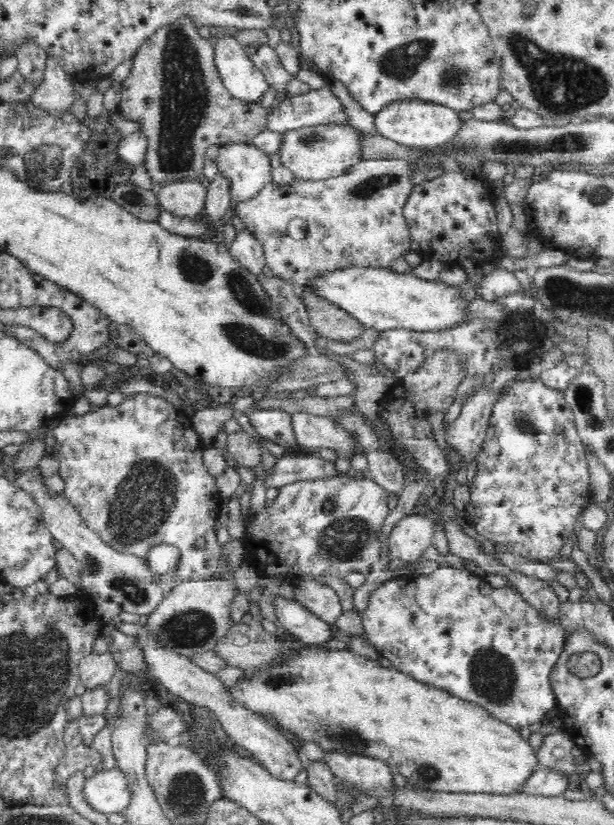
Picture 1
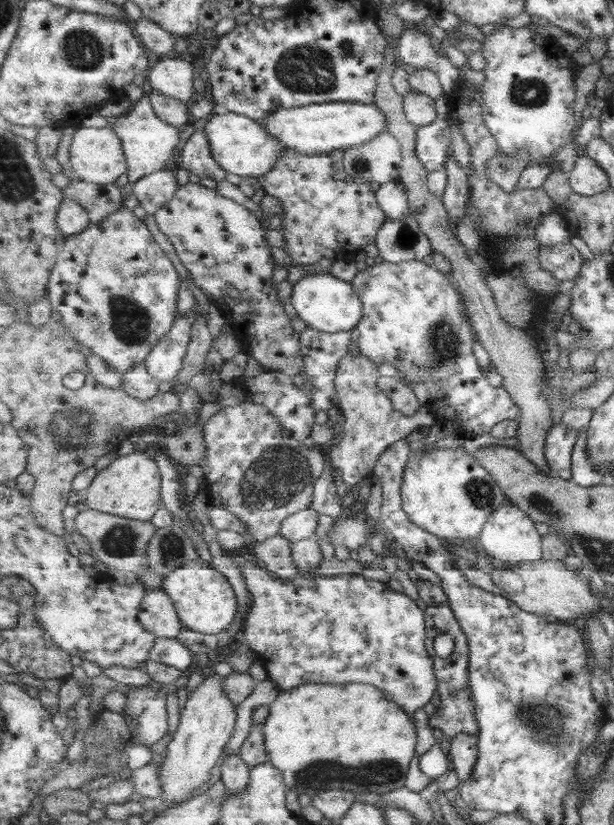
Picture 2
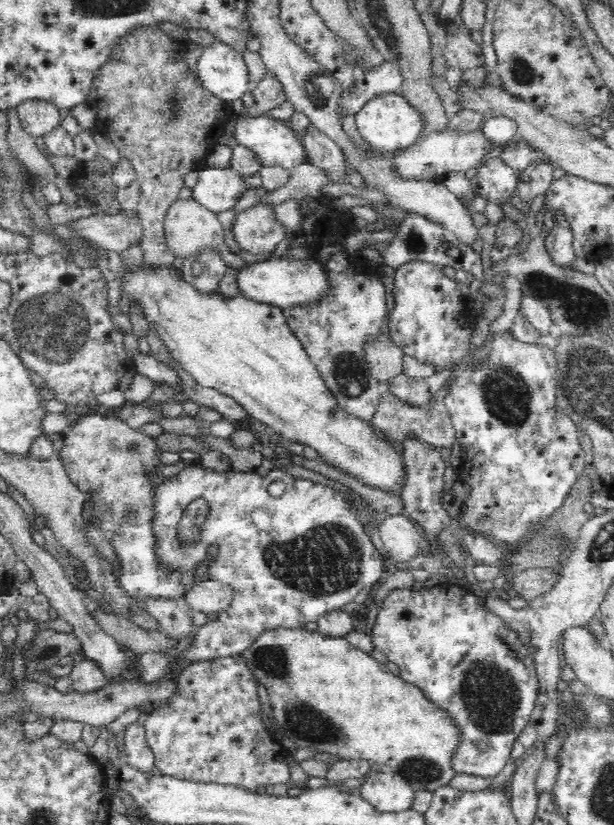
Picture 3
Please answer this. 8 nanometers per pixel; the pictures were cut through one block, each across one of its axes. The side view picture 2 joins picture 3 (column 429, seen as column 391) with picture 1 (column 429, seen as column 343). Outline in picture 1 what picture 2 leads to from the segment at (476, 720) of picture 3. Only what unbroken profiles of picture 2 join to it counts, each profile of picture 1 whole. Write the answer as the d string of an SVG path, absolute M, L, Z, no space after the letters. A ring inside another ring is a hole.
M439 566L432 574L423 576L410 573L403 576L394 576L389 582L380 587L376 587L369 599L366 610L362 612L365 634L364 637L370 645L376 647L380 656L392 662L393 667L400 672L406 673L415 681L423 682L427 685L435 686L450 693L454 697L463 698L479 704L488 710L494 717L510 724L514 729L529 727L536 722L542 722L548 712L555 709L556 699L550 686L550 671L558 663L566 643L565 626L559 616L546 616L546 612L538 611L534 605L530 605L522 592L512 590L509 586L504 588L491 588L483 574L478 574L475 570L458 569L449 566Z

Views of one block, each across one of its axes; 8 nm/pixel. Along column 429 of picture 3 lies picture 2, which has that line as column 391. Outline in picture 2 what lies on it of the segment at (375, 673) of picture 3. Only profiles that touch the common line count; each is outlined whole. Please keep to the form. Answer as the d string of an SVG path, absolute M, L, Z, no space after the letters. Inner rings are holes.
M309 683L301 685L294 689L282 691L270 706L270 715L264 724L264 745L267 752L269 762L273 763L279 770L283 771L285 783L289 789L294 790L296 794L308 794L313 798L317 793L325 789L345 789L356 794L375 793L385 794L395 789L400 789L407 782L407 774L409 774L409 766L411 760L417 756L415 748L417 748L417 724L415 718L406 712L399 703L385 697L385 693L375 685L369 683L353 683L349 685L330 685Z

